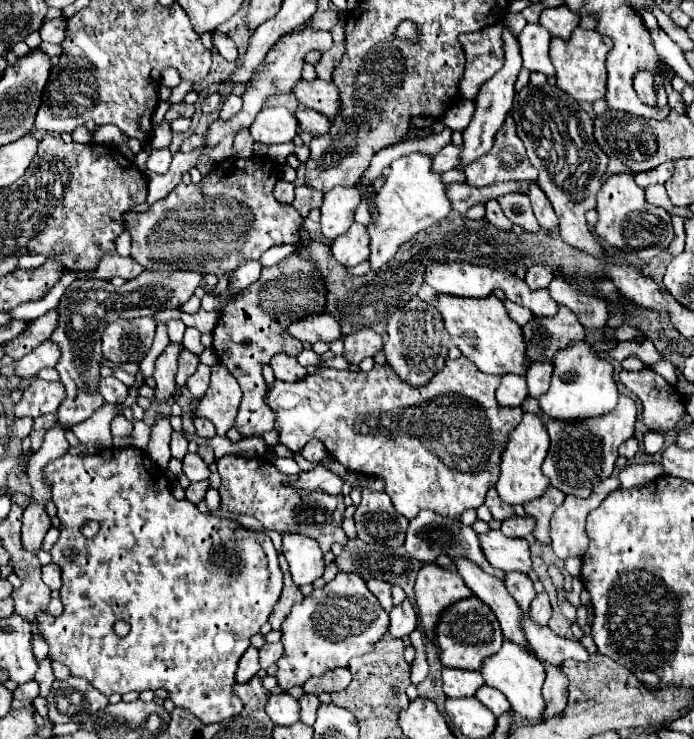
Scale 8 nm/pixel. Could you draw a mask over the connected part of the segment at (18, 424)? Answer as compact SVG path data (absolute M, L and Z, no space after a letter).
M20 417L20 419L14 419L14 425L12 425L12 431L14 431L14 435L18 435L20 439L24 439L24 437L28 437L30 435L30 431L32 431L32 419L30 417Z

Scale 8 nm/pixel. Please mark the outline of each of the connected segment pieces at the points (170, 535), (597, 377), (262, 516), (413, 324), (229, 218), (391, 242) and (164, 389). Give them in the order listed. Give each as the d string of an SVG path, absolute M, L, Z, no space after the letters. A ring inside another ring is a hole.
M110 447L110 449L104 449L98 455L90 455L90 457L76 457L76 455L66 453L54 461L50 461L42 469L42 477L50 485L50 495L52 495L52 501L58 509L58 519L60 519L60 539L50 549L50 555L52 555L52 563L56 563L62 569L60 601L64 603L64 613L60 617L52 617L50 613L44 613L44 611L38 613L36 615L38 629L50 647L48 657L68 665L74 677L84 677L94 687L98 687L106 697L110 697L112 693L124 695L128 691L140 693L146 689L160 689L162 687L162 689L170 691L170 699L176 703L176 707L190 709L190 713L194 713L202 723L218 723L218 721L230 719L242 711L242 701L238 701L238 697L232 693L234 673L236 673L236 665L238 665L240 657L250 647L250 637L256 635L260 631L260 627L268 621L268 615L272 613L272 609L280 597L282 571L280 571L280 565L276 559L276 549L274 549L268 535L248 531L248 529L236 525L232 519L222 519L212 513L200 513L198 507L194 503L190 503L188 499L176 501L172 497L170 485L164 481L166 473L160 471L160 467L156 467L156 463L152 463L150 457L142 455L142 453L146 453L146 451L136 449L136 447ZM88 521L100 523L100 531L92 539L84 537L80 531L80 527ZM68 547L78 553L72 561L66 561L64 553L62 553ZM118 619L128 621L132 627L126 637L118 637L114 633L114 623Z
M572 341L566 349L556 353L550 389L538 399L542 413L558 419L598 417L598 413L608 413L608 409L614 409L618 403L618 387L612 373L612 365L600 359L588 341Z
M224 455L216 461L218 473L222 477L220 497L222 509L236 515L252 515L266 529L284 533L286 529L294 529L294 533L308 533L320 543L324 553L330 551L334 543L346 545L348 537L342 529L344 519L344 501L342 495L328 495L324 491L300 491L290 487L290 477L280 473L266 459L246 459L240 455Z
M412 297L404 307L392 313L386 329L386 343L384 343L384 353L388 359L388 365L402 377L402 381L410 385L426 385L438 369L446 363L448 355L448 341L450 335L444 329L442 315L438 309L418 297Z
M230 159L222 161L222 165L216 165L214 171L198 185L180 183L172 189L168 197L152 205L144 213L126 213L124 215L124 227L130 233L132 239L132 253L130 257L140 263L146 271L164 271L164 269L190 269L198 273L212 273L216 277L222 277L224 273L232 275L234 269L250 259L260 259L260 255L282 243L294 243L298 241L298 227L302 223L302 217L292 205L282 205L274 199L272 189L278 181L278 175L274 171L274 163L270 159L260 159L254 163L252 159Z
M410 153L400 159L394 159L390 165L390 175L386 177L384 187L376 193L378 215L368 227L372 237L370 241L370 269L378 271L384 263L388 263L402 243L410 241L418 231L428 229L432 223L448 217L452 211L452 203L446 195L446 183L440 173L432 171L430 155Z
M168 343L168 347L162 351L162 355L156 361L156 371L154 371L154 381L156 381L156 401L162 403L166 401L174 391L174 373L178 369L178 355L182 353L184 345L182 343Z

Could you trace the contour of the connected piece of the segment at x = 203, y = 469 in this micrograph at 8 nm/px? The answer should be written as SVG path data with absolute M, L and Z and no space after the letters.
M188 453L184 459L182 459L182 469L184 469L184 475L194 483L194 481L202 481L202 479L208 479L210 477L210 469L208 465L202 461L200 455L196 453Z

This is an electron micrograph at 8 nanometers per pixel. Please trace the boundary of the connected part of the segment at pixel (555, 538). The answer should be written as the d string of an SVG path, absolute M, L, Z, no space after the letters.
M608 477L606 481L600 481L586 499L566 495L564 503L554 511L550 519L552 549L560 559L582 557L586 553L589 545L585 531L586 517L608 497L608 493L612 493L618 487L620 481L616 477Z

